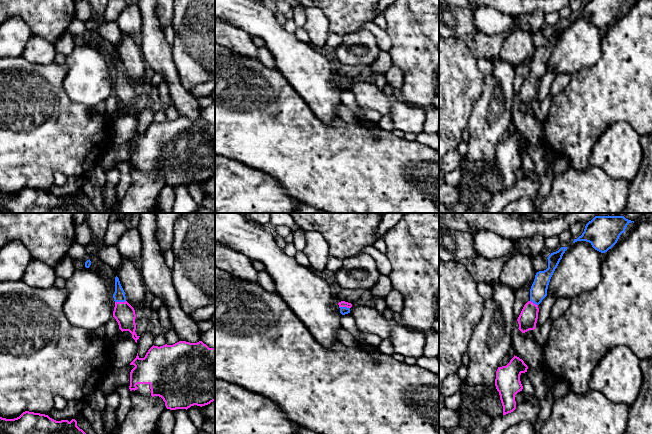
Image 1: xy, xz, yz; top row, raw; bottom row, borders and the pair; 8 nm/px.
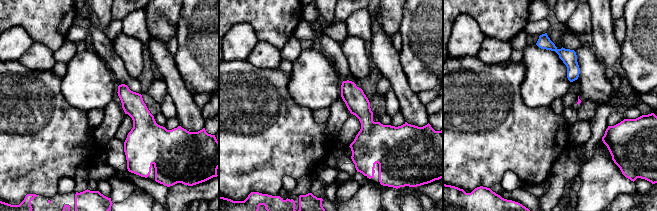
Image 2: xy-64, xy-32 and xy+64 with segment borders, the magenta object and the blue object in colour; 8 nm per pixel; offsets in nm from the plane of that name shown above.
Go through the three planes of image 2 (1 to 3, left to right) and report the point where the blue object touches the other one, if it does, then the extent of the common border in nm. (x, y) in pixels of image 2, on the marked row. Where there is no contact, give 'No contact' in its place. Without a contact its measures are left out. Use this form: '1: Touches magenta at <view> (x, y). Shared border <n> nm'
1: No contact
2: No contact
3: No contact

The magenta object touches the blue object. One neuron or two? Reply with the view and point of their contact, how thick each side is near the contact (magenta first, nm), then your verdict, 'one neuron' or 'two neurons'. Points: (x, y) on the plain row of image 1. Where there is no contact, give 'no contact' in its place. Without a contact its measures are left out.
xy (120, 78) | 170/100 nm | one neuron

